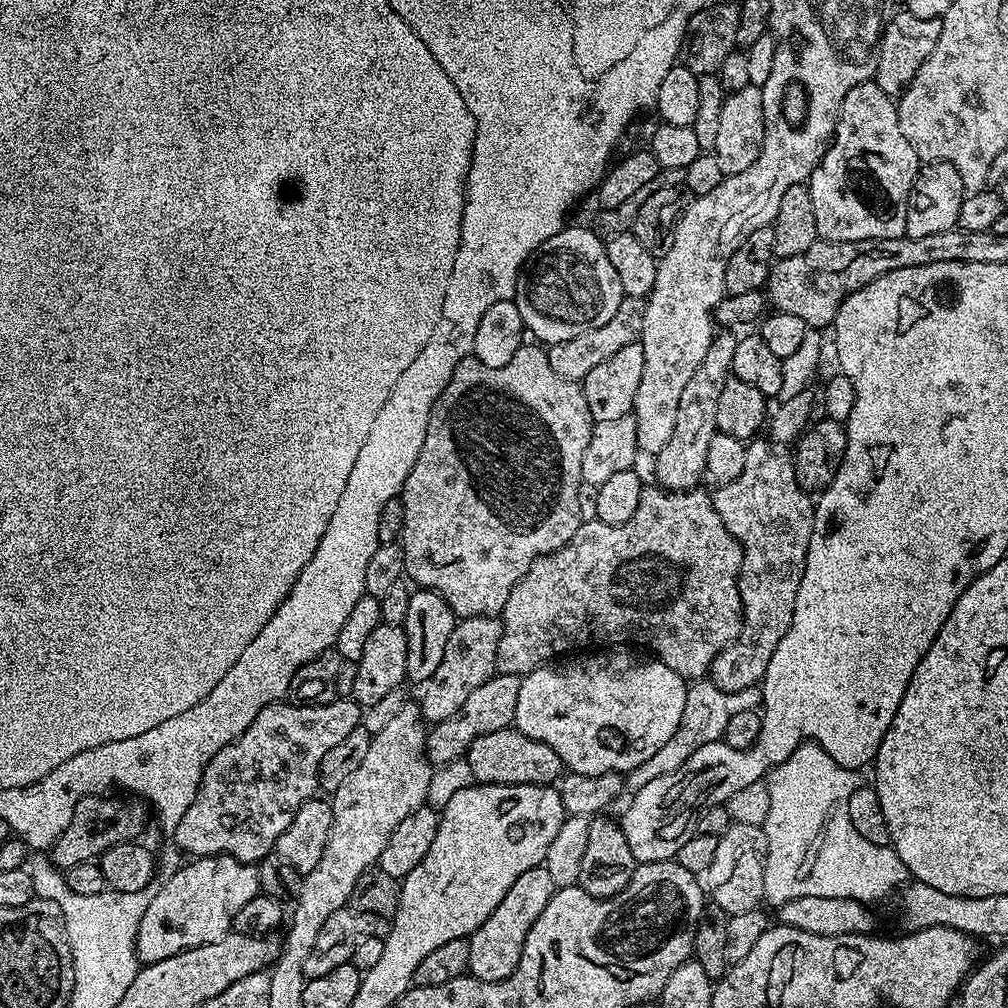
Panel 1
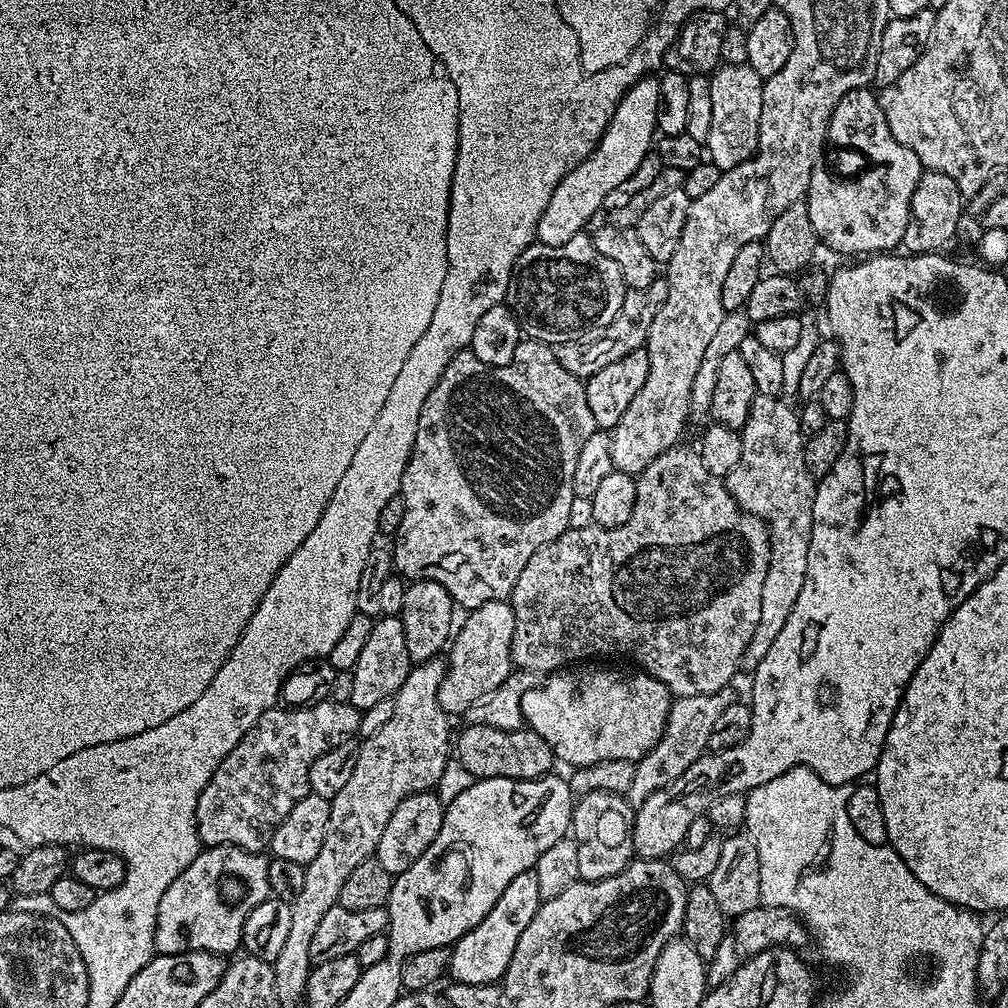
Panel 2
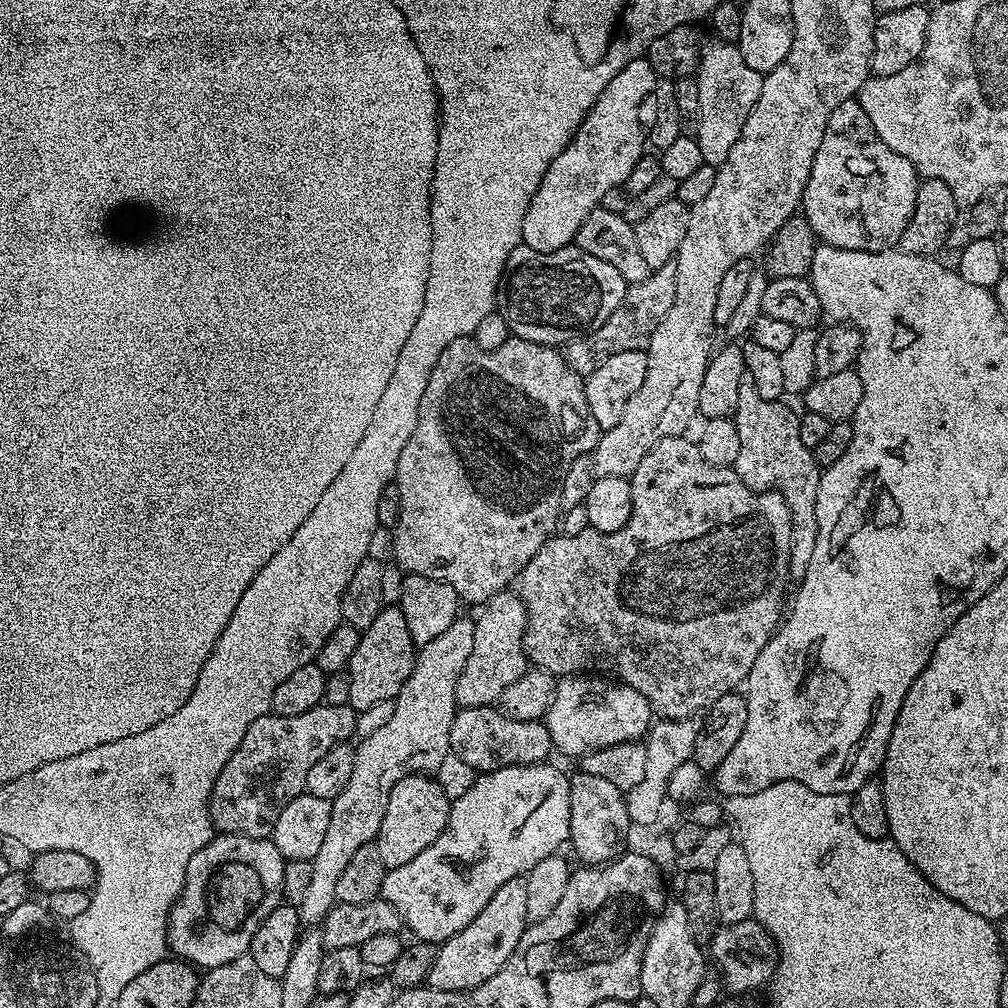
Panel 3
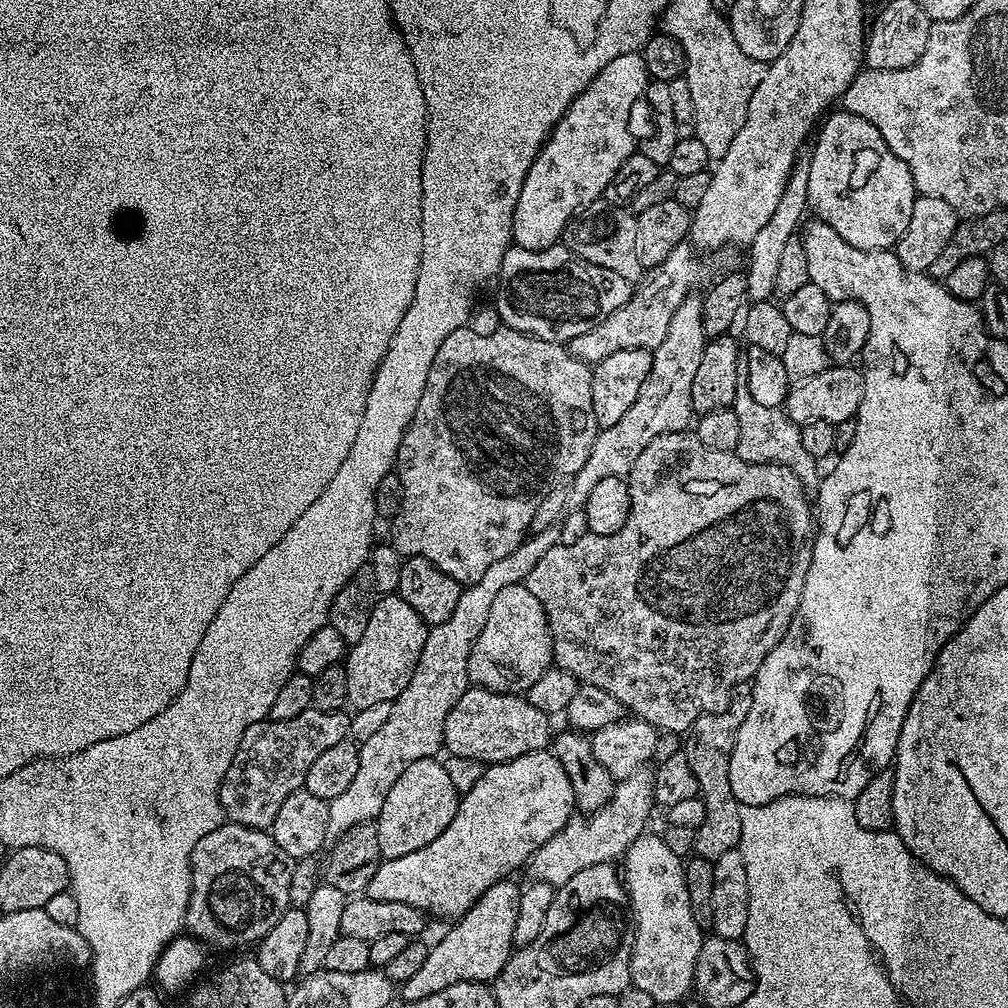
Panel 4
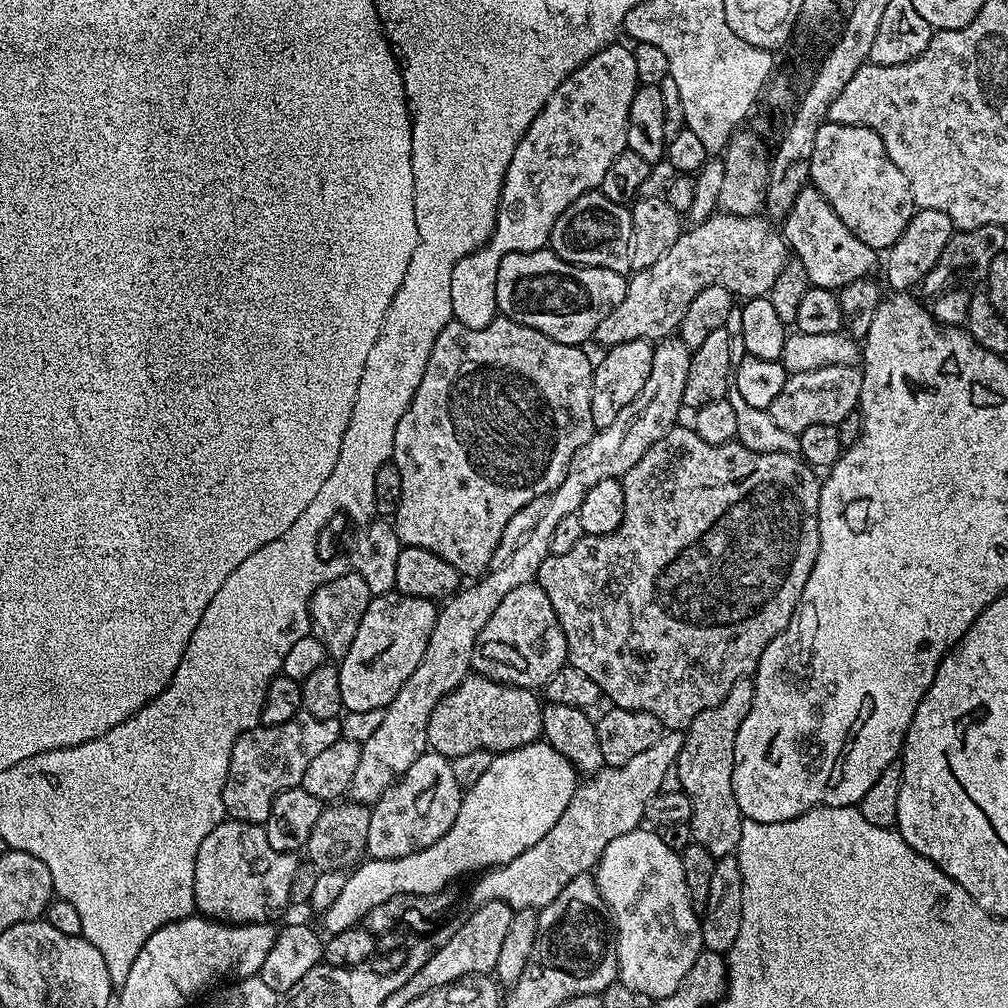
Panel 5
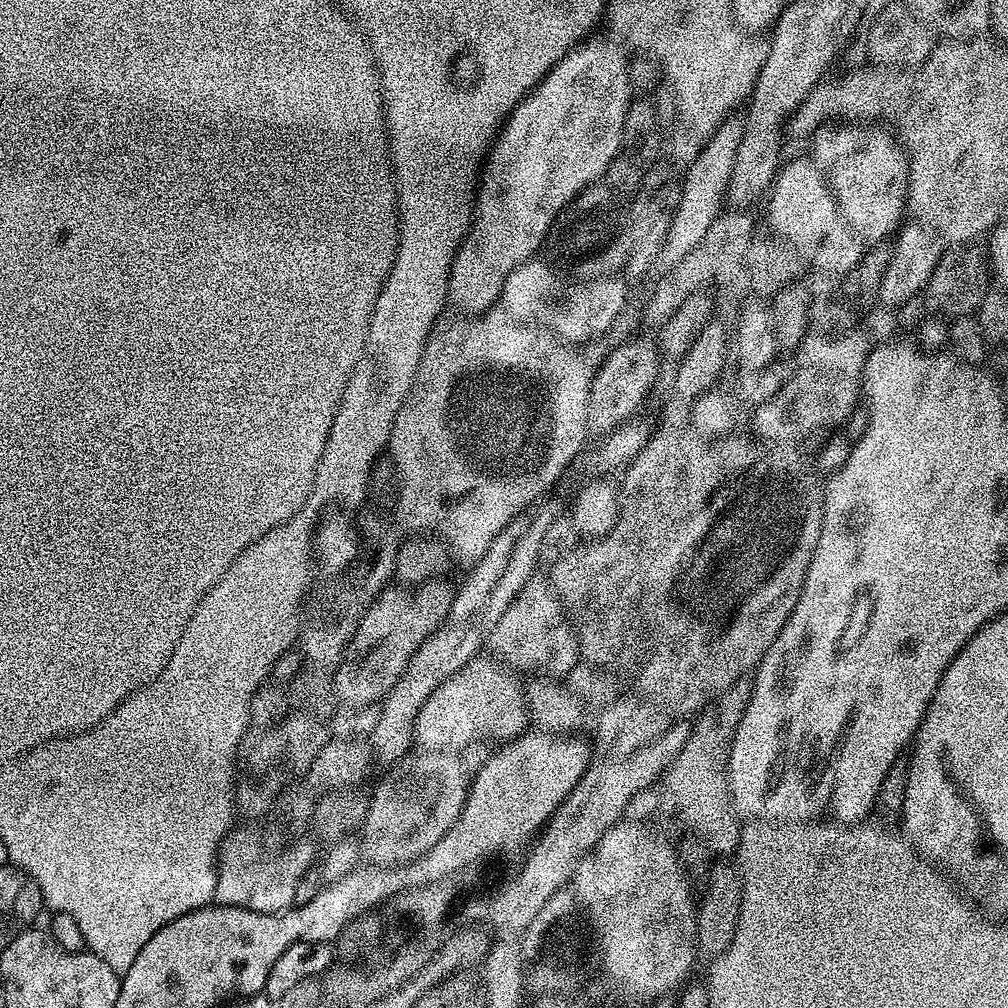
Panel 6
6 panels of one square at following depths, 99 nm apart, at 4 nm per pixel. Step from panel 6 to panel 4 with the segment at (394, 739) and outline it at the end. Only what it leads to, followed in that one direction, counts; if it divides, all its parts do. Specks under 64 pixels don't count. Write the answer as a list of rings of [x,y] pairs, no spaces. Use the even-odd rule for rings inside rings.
[[[693,294],[684,299],[678,310],[674,310],[674,318],[670,318],[670,330],[666,330],[666,339],[662,346],[652,352],[650,374],[642,390],[638,390],[634,406],[630,406],[630,410],[626,410],[626,414],[622,414],[622,418],[619,422],[614,422],[614,426],[597,431],[590,458],[586,458],[582,470],[578,470],[572,477],[572,489],[568,494],[566,492],[566,500],[572,506],[583,506],[586,498],[590,498],[590,490],[594,490],[594,486],[598,486],[602,478],[627,477],[634,462],[638,462],[638,454],[642,454],[642,450],[646,450],[646,446],[650,446],[654,438],[671,432],[682,432],[689,427],[694,416],[690,386],[694,382],[694,373],[702,363],[702,350],[706,343],[700,302],[701,297]],[[559,523],[549,529],[529,535],[506,558],[494,562],[478,582],[467,585],[458,598],[458,606],[454,606],[454,614],[446,618],[446,622],[429,627],[426,646],[422,646],[422,658],[418,658],[418,666],[414,666],[414,674],[410,674],[410,682],[406,682],[406,690],[393,700],[390,718],[370,738],[359,745],[358,771],[354,774],[354,782],[338,798],[328,801],[330,806],[330,826],[328,835],[339,838],[347,828],[359,824],[371,824],[382,810],[382,802],[386,802],[386,794],[390,794],[390,786],[398,782],[398,774],[410,762],[418,762],[422,758],[433,758],[436,751],[441,751],[444,743],[444,727],[446,714],[454,710],[454,702],[462,698],[462,694],[470,686],[468,679],[468,663],[470,650],[482,634],[482,626],[486,626],[486,618],[490,614],[490,606],[495,596],[505,586],[527,581],[530,570],[538,563],[555,544],[560,543]]]

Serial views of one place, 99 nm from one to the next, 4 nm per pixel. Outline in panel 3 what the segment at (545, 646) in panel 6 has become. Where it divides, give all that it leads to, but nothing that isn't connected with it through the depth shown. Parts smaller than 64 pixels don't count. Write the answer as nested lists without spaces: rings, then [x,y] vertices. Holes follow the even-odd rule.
[[[512,590],[502,591],[483,605],[481,612],[484,613],[475,617],[474,650],[470,650],[470,658],[466,658],[462,678],[458,678],[456,702],[460,708],[495,705],[499,701],[500,695],[514,682],[518,682],[518,678],[522,678],[522,674],[530,667],[529,658],[524,652],[524,635],[528,629],[528,615],[520,595]]]

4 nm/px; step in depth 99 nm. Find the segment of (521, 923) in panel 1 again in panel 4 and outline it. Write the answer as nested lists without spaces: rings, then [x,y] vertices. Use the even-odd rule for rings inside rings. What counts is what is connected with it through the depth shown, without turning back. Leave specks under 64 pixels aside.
[[[505,878],[494,882],[494,886],[490,886],[490,890],[486,890],[482,898],[453,923],[456,925],[436,945],[433,943],[429,947],[426,962],[422,962],[417,972],[402,985],[404,1000],[430,998],[430,994],[438,994],[438,990],[446,990],[446,986],[458,982],[483,984],[495,981],[514,951],[514,926],[518,923],[521,889],[514,881]]]

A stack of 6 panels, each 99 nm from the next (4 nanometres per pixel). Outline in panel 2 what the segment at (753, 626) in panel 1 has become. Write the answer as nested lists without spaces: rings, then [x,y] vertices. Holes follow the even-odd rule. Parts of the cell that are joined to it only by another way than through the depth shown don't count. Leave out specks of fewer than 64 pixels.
[[[759,394],[754,398],[754,402],[750,406],[750,418],[746,418],[746,426],[739,429],[742,438],[742,458],[738,458],[738,466],[734,466],[734,470],[730,470],[730,474],[726,477],[726,483],[730,494],[734,498],[734,502],[738,502],[738,506],[744,512],[749,512],[757,516],[761,522],[768,525],[768,533],[770,534],[770,566],[766,570],[766,582],[762,582],[762,618],[758,622],[758,630],[754,630],[754,638],[750,638],[750,646],[746,646],[744,651],[743,667],[748,670],[755,670],[758,662],[762,662],[762,658],[766,658],[766,650],[770,650],[770,646],[774,646],[774,638],[778,638],[782,626],[786,626],[786,618],[790,618],[790,610],[794,610],[794,602],[798,602],[798,593],[802,590],[802,582],[806,582],[806,554],[810,550],[810,538],[812,537],[812,527],[814,526],[814,494],[818,483],[817,477],[812,475],[810,469],[806,466],[806,454],[804,453],[804,441],[806,439],[804,431],[800,428],[800,418],[795,407],[784,401],[780,396],[761,396]]]

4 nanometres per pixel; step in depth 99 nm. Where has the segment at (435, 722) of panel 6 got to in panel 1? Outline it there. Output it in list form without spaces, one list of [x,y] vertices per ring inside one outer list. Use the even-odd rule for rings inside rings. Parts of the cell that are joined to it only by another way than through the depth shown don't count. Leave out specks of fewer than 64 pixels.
[[[515,726],[482,734],[470,742],[466,758],[470,762],[472,779],[478,784],[547,784],[555,785],[566,769],[563,762],[546,746],[534,738],[526,738]]]

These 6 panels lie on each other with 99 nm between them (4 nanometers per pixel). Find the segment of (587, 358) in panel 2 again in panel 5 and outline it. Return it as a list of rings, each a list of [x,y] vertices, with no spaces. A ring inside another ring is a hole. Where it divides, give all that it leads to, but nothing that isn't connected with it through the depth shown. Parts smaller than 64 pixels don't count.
[[[720,212],[691,226],[689,232],[688,229],[681,231],[678,242],[674,242],[654,266],[633,271],[627,277],[626,298],[598,322],[595,343],[609,349],[622,342],[659,342],[671,337],[680,327],[686,306],[690,306],[706,286],[723,284],[736,298],[767,296],[774,286],[774,278],[782,274],[790,259],[790,249],[783,235],[777,229],[775,232],[763,215],[735,216]]]

